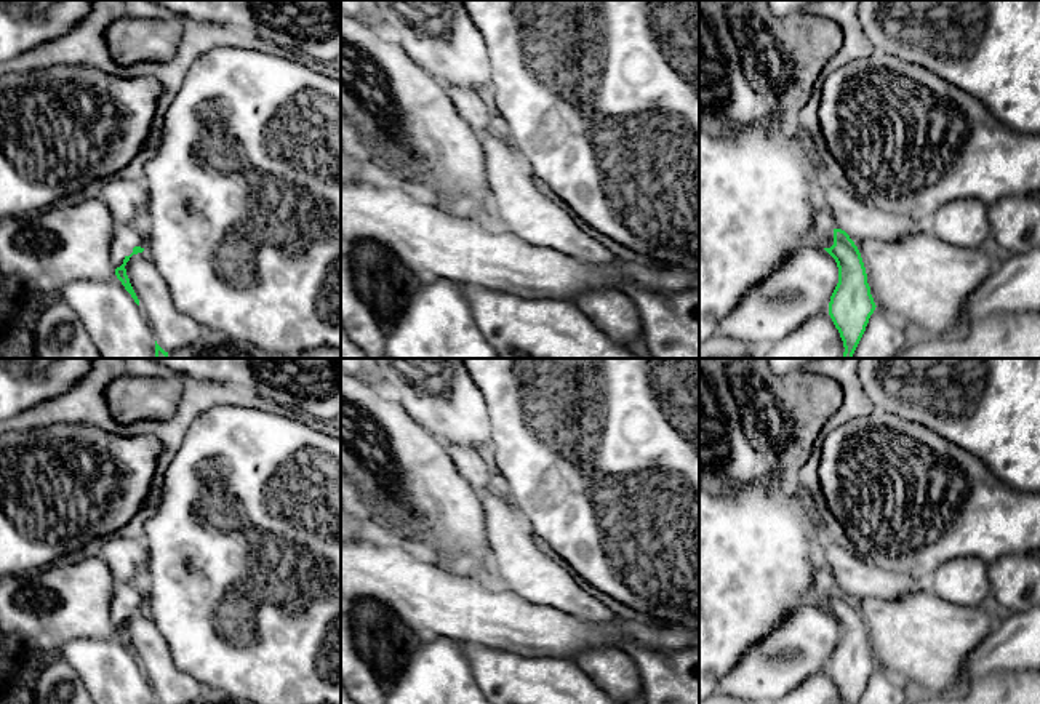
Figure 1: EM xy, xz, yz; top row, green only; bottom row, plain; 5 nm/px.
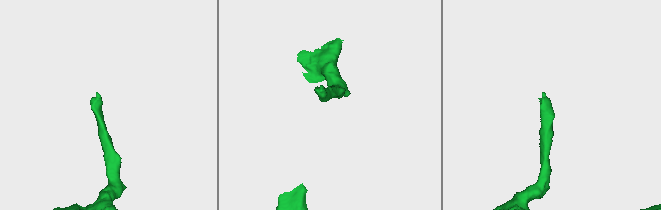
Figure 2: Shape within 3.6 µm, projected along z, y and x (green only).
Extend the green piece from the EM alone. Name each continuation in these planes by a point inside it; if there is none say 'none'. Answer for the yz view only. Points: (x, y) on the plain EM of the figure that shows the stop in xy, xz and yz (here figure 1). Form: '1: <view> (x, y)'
1: yz (826, 592)

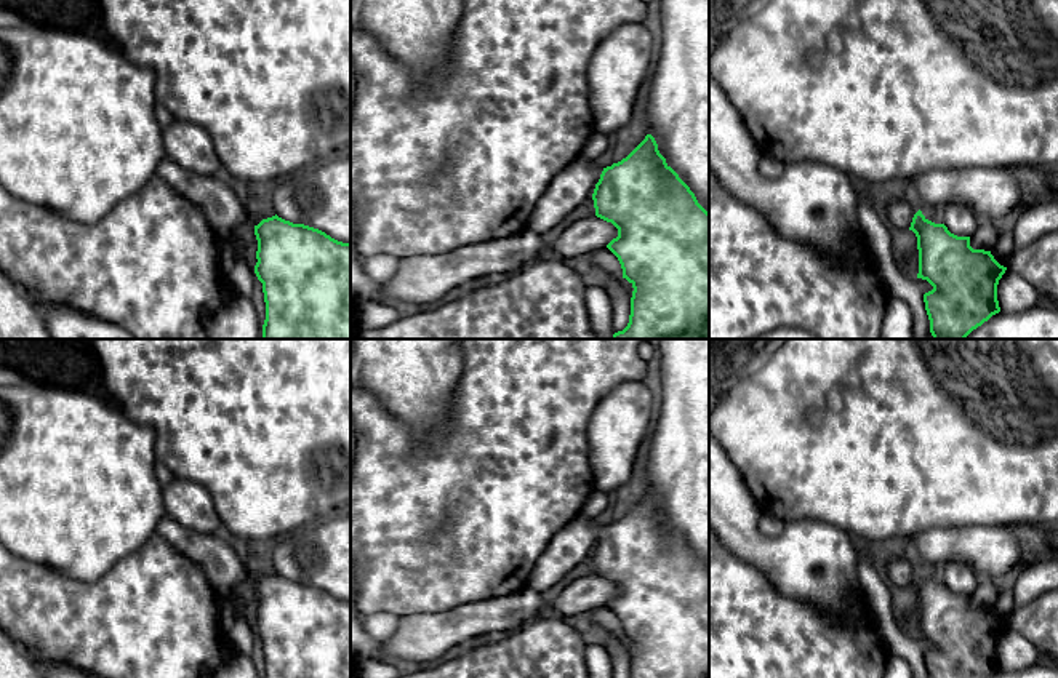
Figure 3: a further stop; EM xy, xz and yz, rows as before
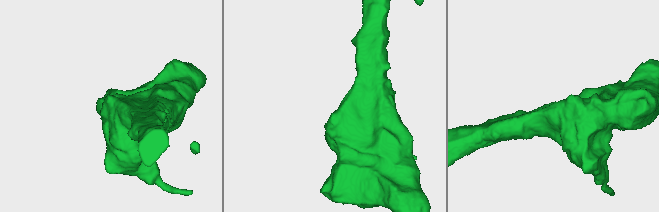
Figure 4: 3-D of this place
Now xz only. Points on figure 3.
1: xz (573, 542)

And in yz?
1: yz (901, 568)

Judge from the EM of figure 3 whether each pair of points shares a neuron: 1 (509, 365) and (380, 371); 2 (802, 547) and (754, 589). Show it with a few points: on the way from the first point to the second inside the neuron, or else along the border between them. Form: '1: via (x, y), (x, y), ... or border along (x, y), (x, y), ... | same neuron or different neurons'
1: border along (463, 355), (463, 371), (452, 405) | different neurons
2: border along (735, 555), (753, 563), (783, 594), (797, 598) | different neurons

